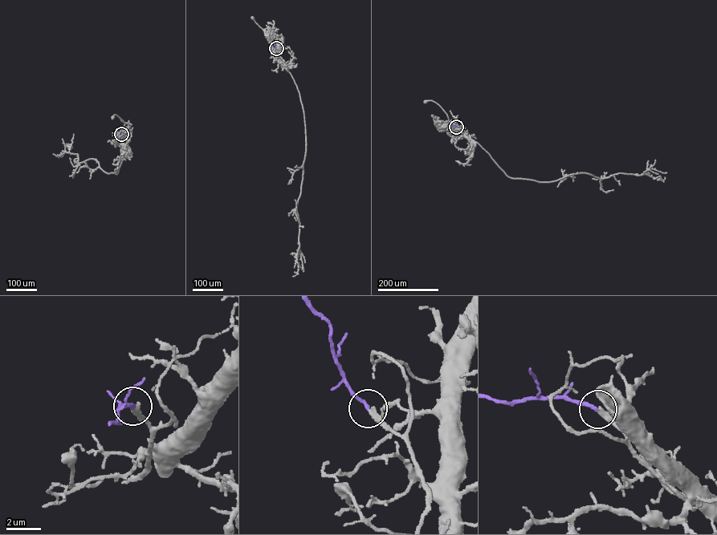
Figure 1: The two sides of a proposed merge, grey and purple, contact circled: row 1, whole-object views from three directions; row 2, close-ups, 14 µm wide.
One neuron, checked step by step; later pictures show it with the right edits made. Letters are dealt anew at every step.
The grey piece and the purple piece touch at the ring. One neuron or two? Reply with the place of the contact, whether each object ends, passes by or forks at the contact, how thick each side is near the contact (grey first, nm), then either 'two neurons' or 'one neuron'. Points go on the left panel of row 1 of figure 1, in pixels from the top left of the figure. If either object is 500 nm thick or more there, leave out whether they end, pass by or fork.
(121, 134) | grey ends | purple ends | 380/200 nm | one neuron

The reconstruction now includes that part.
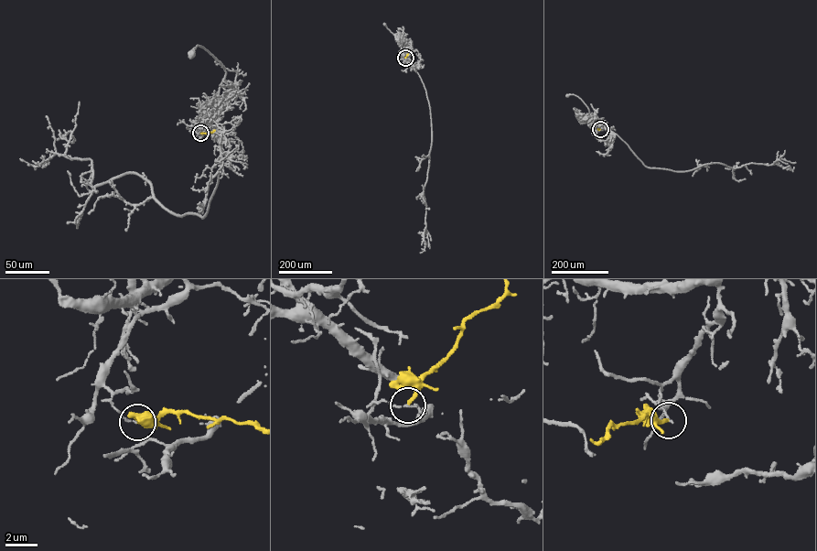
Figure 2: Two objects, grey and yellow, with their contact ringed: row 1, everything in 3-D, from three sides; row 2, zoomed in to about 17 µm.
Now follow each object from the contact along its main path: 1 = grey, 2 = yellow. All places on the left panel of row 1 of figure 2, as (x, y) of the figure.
1: (201, 134), (199, 130), (206, 122), (203, 112), (218, 92), (225, 71), (204, 48), (198, 45), (191, 53)
2: (201, 134), (215, 130)

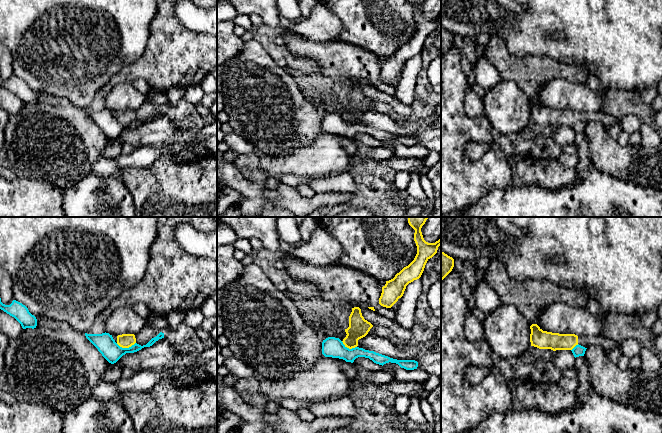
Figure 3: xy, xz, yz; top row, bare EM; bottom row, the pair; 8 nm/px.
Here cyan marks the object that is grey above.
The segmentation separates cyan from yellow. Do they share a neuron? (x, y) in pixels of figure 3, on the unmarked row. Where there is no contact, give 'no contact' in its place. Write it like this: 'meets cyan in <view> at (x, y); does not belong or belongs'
meets cyan in xy at (125, 124); does not belong

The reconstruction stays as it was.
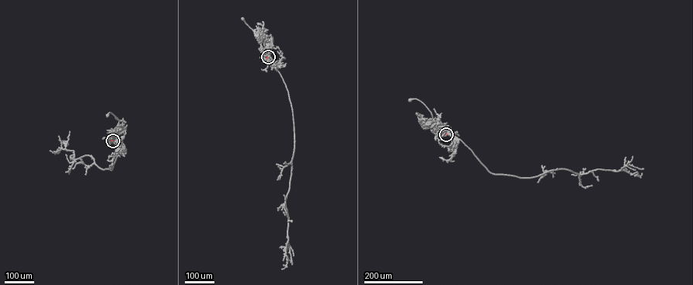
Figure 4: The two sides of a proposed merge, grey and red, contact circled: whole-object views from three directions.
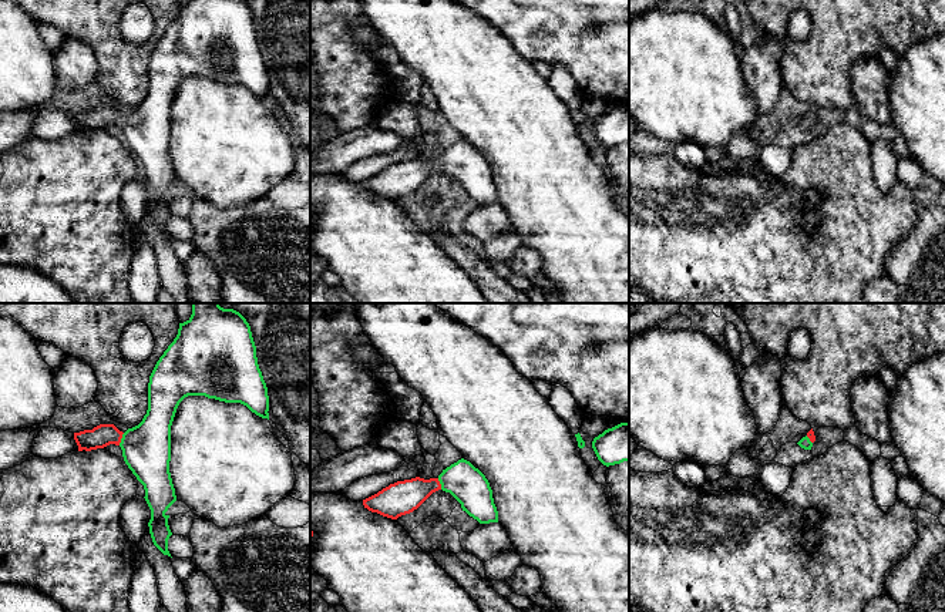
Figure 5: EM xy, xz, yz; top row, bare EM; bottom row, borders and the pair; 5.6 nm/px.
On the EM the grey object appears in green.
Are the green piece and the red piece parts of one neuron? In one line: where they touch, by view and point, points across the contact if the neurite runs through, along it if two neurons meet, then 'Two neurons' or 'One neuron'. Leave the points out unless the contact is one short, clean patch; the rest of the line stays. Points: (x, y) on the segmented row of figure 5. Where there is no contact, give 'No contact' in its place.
Touches green at xy (121, 439). Path across: xy (145, 449), (121, 439), (101, 436). One neuron

